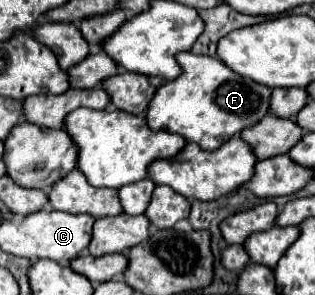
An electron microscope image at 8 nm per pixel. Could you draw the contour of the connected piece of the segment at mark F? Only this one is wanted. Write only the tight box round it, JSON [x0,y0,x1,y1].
[146,51,270,151]

